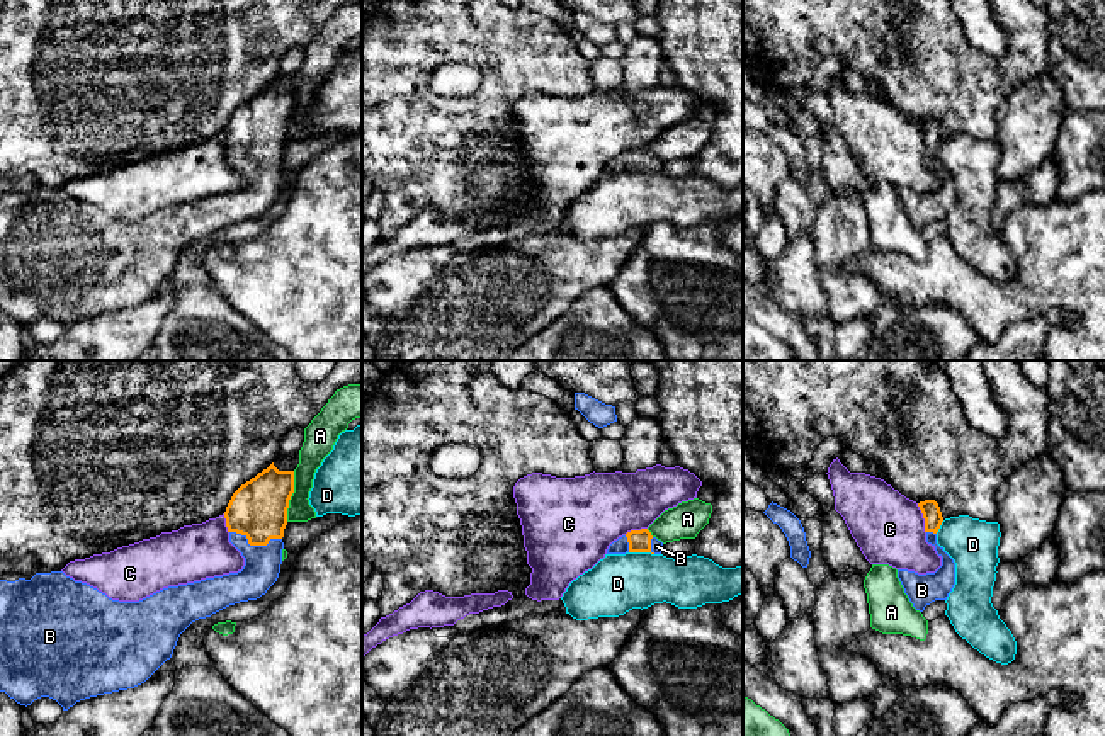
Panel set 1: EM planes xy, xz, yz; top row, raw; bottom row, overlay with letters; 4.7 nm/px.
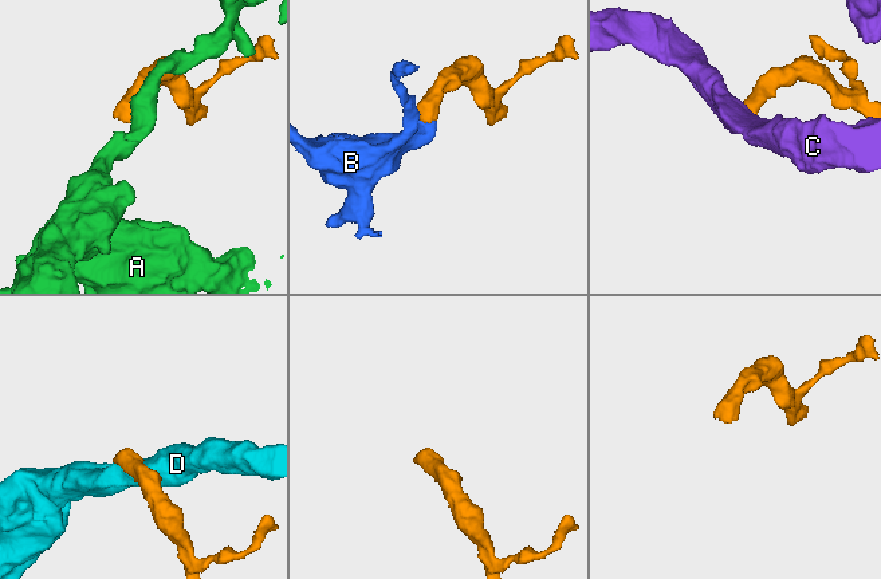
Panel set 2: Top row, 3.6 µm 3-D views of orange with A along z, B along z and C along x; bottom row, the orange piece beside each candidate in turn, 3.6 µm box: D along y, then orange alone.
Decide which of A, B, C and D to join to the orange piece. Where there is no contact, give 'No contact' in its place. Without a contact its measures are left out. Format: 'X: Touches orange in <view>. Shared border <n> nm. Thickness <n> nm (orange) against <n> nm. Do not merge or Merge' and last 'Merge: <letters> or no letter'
A: Touches orange in xy. Shared border 240 nm. Thickness 280 nm (orange) against 120 nm. Do not merge
B: Touches orange in xy. Shared border 260 nm. Thickness 280 nm (orange) against 180 nm. Merge
C: Touches orange in yz. Shared border 150 nm. Thickness 90 nm (orange) against 340 nm. Do not merge
D: Touches orange in xz. Shared border 120 nm. Thickness 110 nm (orange) against 280 nm. Do not merge
Merge: B

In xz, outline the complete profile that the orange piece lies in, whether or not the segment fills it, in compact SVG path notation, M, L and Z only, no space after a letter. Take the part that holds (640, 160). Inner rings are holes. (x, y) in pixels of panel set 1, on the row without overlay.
M648 148L631 150L626 155L614 160L607 173L626 173L626 172L654 172L661 173L663 161L651 155Z

